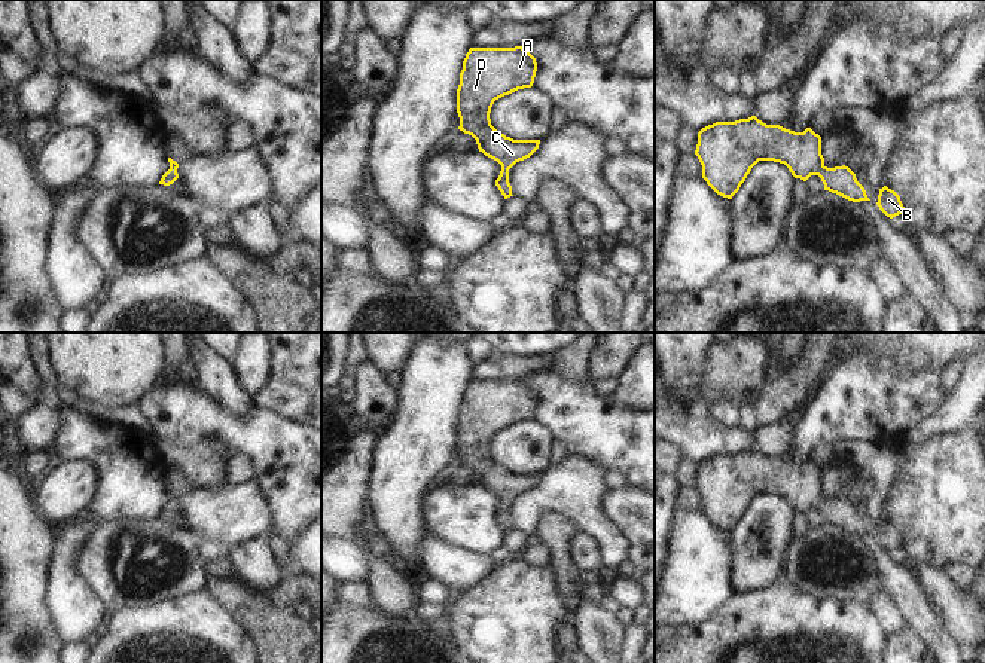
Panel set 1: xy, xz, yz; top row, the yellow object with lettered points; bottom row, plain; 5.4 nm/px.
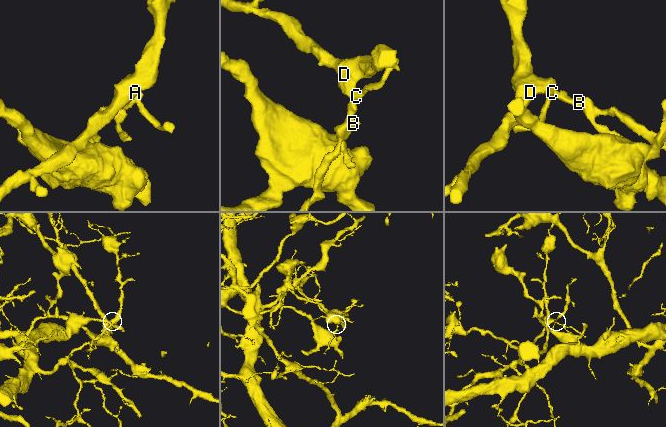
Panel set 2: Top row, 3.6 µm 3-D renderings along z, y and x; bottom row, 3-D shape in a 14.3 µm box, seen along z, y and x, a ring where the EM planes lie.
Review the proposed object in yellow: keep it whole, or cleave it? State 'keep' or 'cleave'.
keep

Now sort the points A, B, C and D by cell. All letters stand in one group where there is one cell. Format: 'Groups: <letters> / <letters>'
Groups: A B C D.

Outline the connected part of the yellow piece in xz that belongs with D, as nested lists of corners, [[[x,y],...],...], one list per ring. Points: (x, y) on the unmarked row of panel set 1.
[[[522,379],[470,381],[463,394],[457,422],[458,462],[476,473],[479,485],[501,498],[495,519],[504,532],[513,529],[509,502],[530,491],[540,473],[513,473],[498,465],[490,452],[495,433],[531,421],[536,391]]]

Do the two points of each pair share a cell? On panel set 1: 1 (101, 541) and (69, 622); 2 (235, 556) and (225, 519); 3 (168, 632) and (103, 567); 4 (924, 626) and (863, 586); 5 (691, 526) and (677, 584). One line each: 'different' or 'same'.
1: different
2: different
3: different
4: different
5: same

